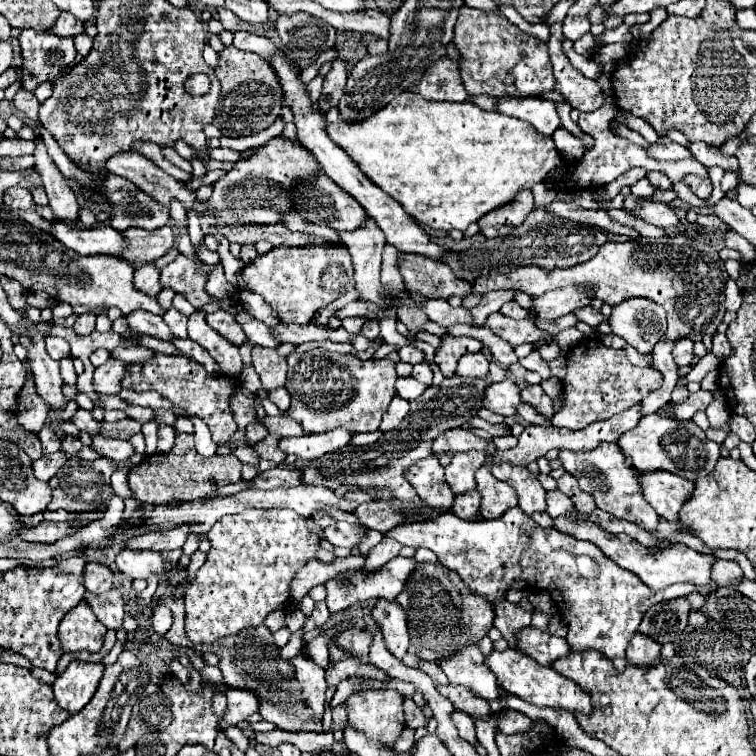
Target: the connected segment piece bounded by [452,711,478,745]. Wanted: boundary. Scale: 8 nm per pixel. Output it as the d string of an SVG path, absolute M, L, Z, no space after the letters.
M454 711L454 713L452 713L452 717L454 717L454 725L458 727L460 737L462 737L464 741L468 741L470 745L476 745L476 743L478 743L478 739L476 739L474 719L472 719L470 715L466 715L466 713L458 713L458 711Z

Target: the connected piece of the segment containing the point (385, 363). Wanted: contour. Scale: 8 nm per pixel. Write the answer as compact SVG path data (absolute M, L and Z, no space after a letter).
M312 349L302 355L288 355L284 387L292 397L290 409L280 411L268 399L264 399L264 409L268 417L290 417L298 421L306 433L322 433L336 427L350 431L376 431L392 397L396 395L396 377L394 363L388 359L362 361L350 353Z

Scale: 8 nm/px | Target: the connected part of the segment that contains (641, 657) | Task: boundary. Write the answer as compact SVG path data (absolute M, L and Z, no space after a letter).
M636 633L628 645L628 661L636 667L654 665L660 659L660 643L650 641L650 637L642 637Z

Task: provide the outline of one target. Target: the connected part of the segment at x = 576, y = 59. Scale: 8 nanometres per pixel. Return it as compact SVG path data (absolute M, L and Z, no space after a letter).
M570 49L570 51L566 53L566 57L570 59L570 63L572 63L584 77L590 77L590 79L594 79L594 81L598 81L598 79L602 77L602 65L594 63L590 57L578 55L574 49Z

